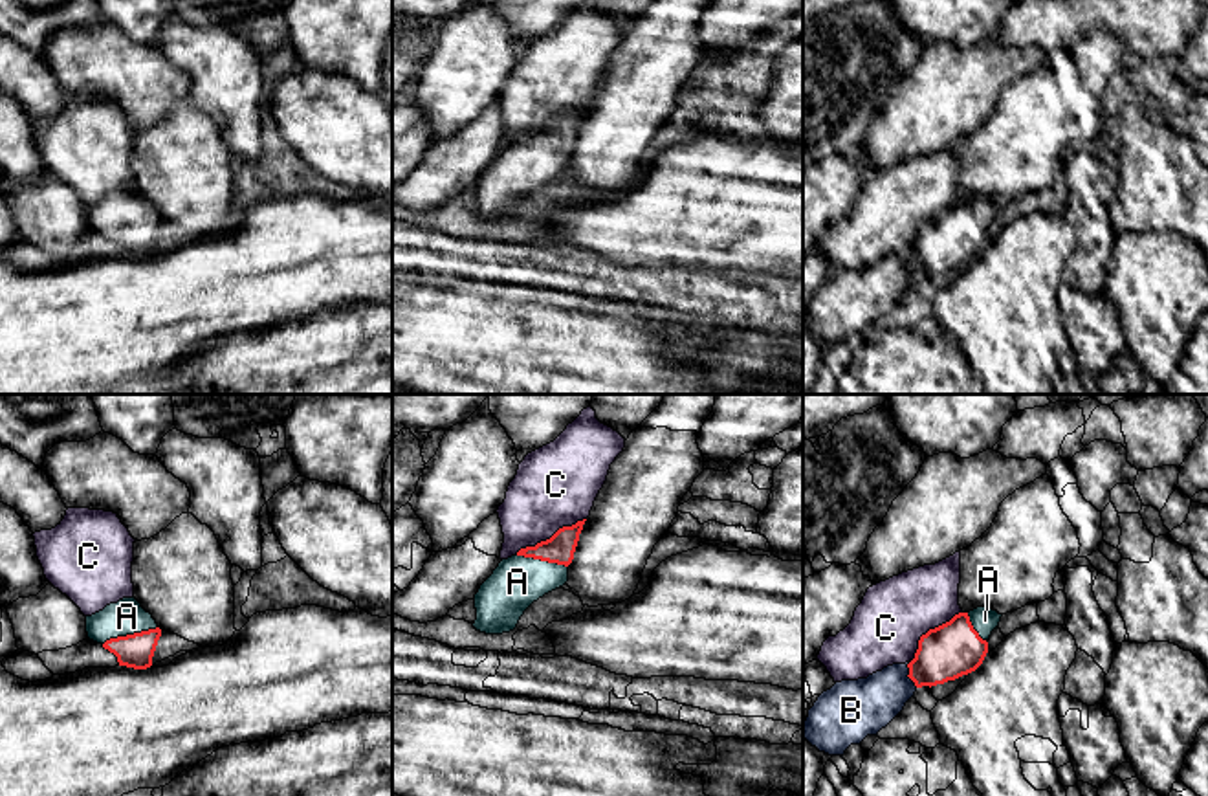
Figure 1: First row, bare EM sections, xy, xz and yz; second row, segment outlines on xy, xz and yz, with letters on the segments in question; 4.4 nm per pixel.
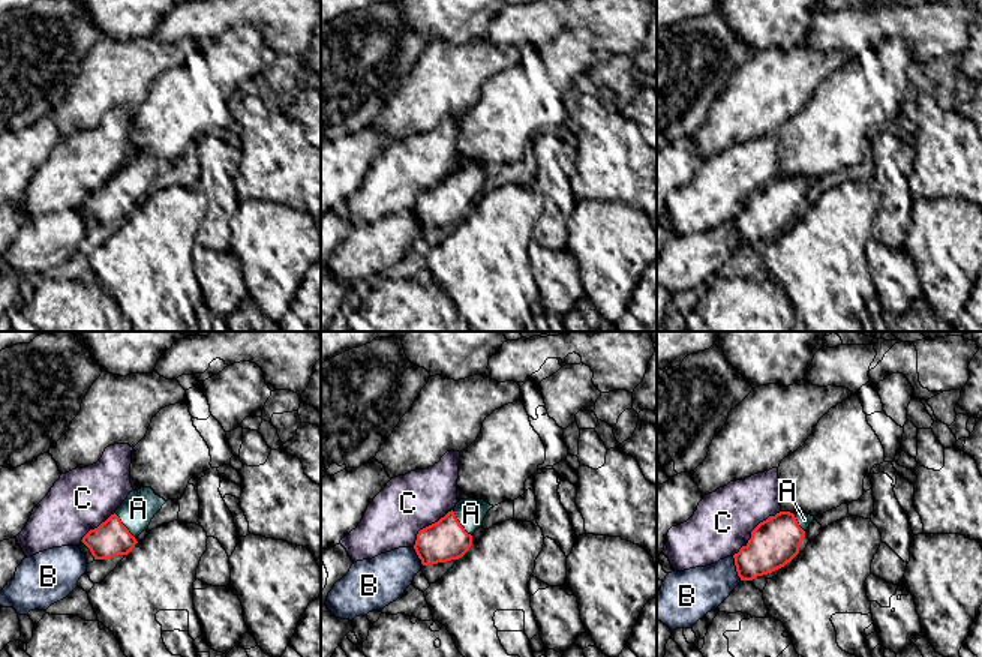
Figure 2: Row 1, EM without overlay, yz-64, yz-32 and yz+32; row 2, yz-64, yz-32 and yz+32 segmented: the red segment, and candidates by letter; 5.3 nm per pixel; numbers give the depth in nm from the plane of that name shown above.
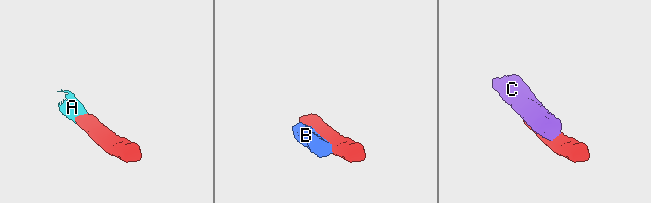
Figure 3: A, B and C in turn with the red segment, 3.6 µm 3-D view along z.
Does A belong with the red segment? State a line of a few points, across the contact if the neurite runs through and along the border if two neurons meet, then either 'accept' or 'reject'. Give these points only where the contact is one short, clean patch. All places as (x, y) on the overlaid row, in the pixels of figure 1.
line xy (136, 650), (129, 635), (127, 617); accept

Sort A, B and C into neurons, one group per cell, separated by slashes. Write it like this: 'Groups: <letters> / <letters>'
Groups: A / B / C

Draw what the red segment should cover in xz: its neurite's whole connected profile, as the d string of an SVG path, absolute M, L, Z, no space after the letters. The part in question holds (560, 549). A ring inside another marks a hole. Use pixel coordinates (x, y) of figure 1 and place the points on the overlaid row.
M585 521L563 526L550 539L502 559L473 598L473 627L486 635L510 633L533 602L563 587Z

